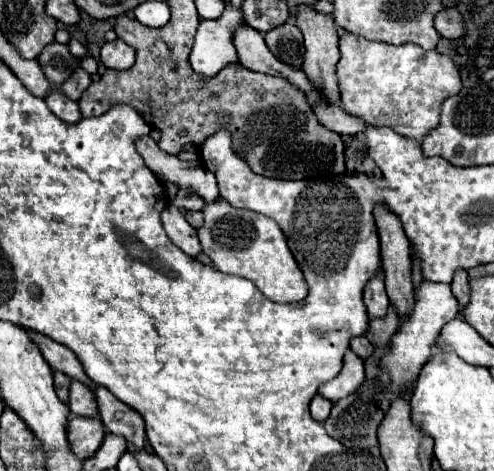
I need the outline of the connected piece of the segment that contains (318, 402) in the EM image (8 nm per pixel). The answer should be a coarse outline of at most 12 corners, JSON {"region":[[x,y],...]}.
{"region":[[314,396],[310,414],[316,422],[328,418],[332,404]]}

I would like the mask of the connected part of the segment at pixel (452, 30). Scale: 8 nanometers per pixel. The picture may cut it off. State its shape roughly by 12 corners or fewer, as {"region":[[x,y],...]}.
{"region":[[456,8],[440,10],[434,28],[442,38],[464,34],[462,16]]}

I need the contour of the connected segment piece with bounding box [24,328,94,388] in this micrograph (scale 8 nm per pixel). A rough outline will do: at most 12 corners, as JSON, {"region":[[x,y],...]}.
{"region":[[26,330],[52,370],[94,388],[72,350]]}

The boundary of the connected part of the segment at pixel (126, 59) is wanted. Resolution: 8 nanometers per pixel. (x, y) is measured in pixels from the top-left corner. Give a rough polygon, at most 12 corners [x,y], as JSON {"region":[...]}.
{"region":[[124,40],[106,42],[100,60],[106,68],[128,70],[134,50]]}

